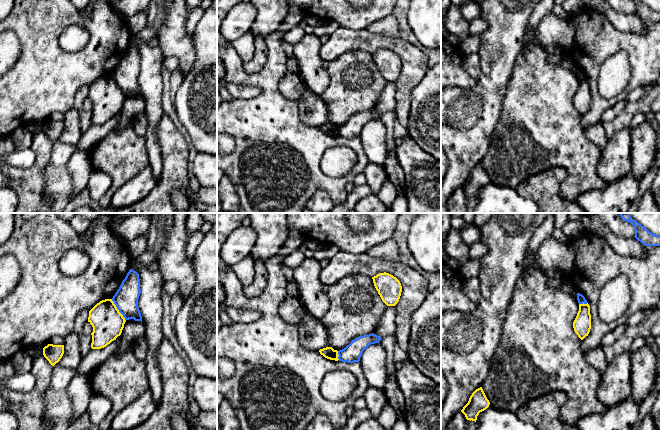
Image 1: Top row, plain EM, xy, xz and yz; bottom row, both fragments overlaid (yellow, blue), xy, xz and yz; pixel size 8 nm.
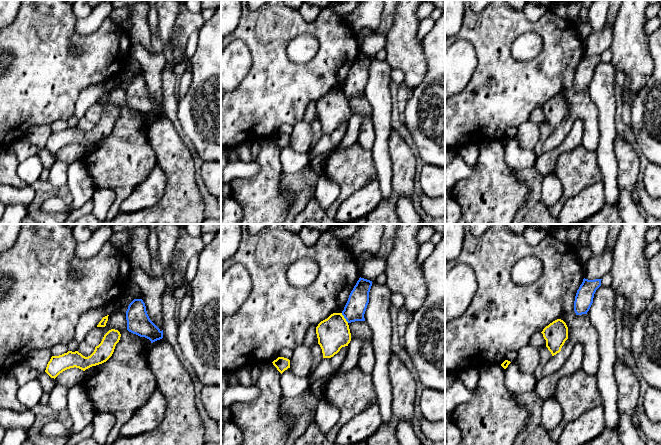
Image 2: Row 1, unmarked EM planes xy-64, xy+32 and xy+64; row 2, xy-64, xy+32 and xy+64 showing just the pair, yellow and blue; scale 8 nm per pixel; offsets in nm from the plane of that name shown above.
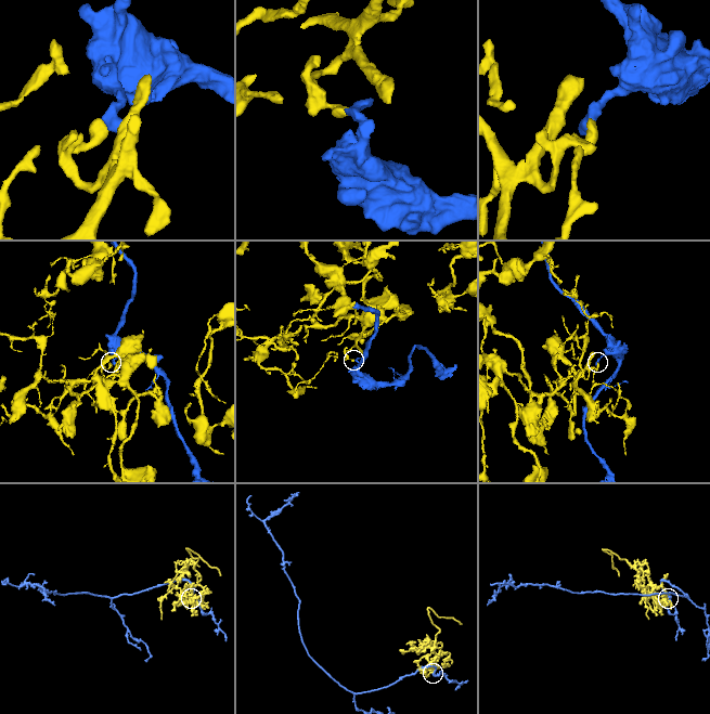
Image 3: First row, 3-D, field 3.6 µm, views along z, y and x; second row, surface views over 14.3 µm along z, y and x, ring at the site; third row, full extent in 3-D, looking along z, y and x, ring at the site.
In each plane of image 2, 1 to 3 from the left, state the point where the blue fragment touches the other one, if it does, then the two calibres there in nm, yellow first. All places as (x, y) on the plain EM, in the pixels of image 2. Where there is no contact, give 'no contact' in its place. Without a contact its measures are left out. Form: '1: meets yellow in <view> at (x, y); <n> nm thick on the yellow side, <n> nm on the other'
1: no contact
2: meets yellow in xy+32 at (344, 94); 260 nm thick on the yellow side, 170 nm on the other
3: no contact

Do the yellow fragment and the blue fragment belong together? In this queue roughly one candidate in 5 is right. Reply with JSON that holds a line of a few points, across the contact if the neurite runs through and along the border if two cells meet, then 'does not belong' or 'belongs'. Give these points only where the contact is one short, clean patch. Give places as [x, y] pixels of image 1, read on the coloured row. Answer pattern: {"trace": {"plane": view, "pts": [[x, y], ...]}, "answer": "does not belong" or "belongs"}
{"trace": {"plane": "xy", "pts": [[111, 299], [125, 320]]}, "answer": "does not belong"}

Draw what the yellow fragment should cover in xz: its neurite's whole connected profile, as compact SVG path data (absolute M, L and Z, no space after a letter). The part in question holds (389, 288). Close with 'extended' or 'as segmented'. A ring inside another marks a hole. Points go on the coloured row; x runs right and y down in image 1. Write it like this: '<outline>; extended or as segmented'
M379 273L372 277L374 286L382 301L387 306L395 306L401 296L402 286L400 281L389 273Z; as segmented

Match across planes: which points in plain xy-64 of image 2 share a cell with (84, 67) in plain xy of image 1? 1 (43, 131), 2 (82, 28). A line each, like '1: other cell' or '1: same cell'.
1: other cell
2: other cell

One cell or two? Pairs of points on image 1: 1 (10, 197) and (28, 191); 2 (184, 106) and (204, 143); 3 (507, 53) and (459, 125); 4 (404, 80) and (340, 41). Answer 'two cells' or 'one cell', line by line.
1: two cells
2: one cell
3: one cell
4: one cell

